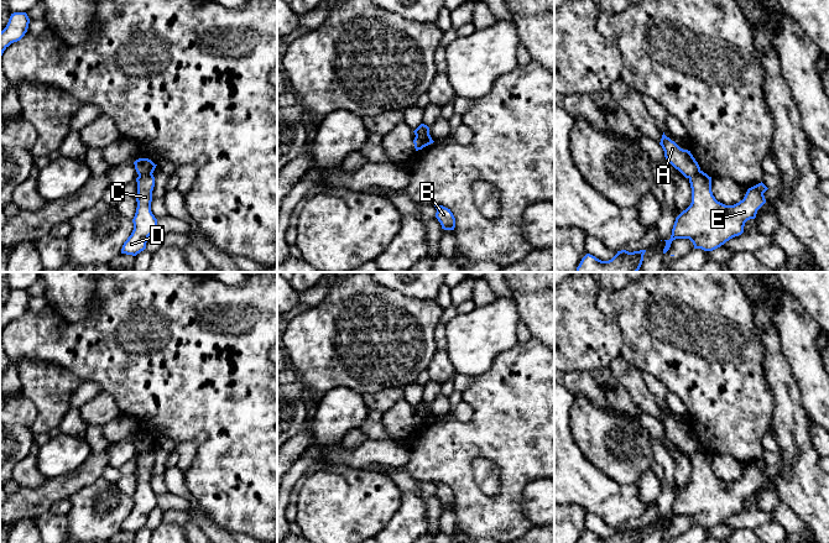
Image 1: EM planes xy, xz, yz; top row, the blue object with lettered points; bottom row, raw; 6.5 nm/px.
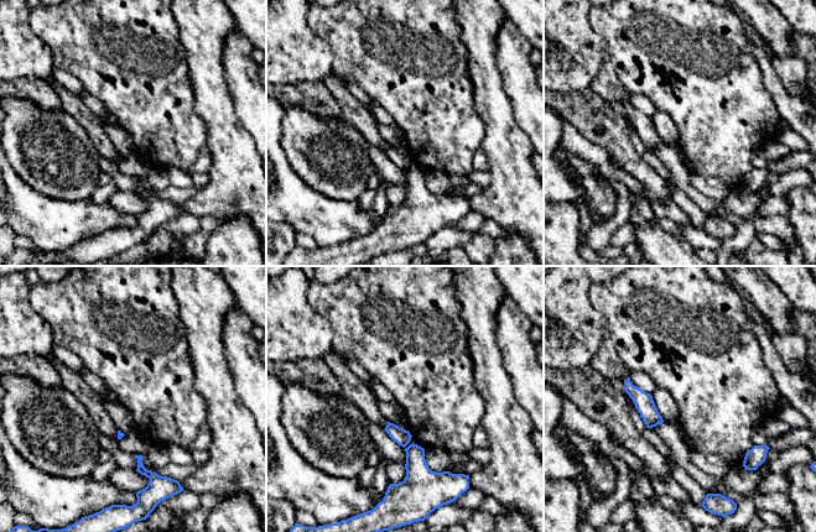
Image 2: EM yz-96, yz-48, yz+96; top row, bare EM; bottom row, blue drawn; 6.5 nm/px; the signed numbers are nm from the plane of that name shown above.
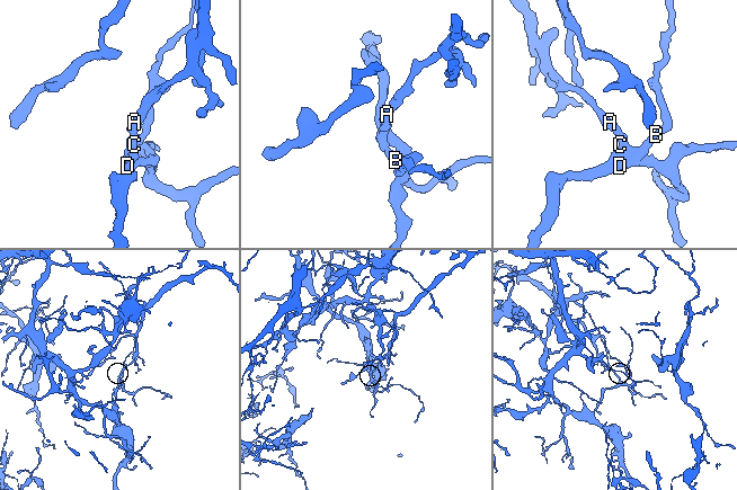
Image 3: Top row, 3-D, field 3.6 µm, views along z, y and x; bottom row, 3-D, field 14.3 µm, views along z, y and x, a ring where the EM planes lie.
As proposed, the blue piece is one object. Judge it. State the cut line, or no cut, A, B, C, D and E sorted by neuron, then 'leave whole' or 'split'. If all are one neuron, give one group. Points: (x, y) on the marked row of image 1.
xy (151, 172), (139, 176) | A / B C D E | split

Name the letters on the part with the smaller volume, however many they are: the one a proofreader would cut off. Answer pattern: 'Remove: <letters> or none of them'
Remove: A

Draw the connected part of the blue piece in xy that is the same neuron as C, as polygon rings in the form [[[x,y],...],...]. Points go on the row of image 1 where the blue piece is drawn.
[[[142,174],[136,178],[137,208],[132,219],[134,230],[124,242],[121,254],[136,256],[146,249],[148,236],[157,229],[157,219],[151,212],[152,190],[155,187],[153,174]]]

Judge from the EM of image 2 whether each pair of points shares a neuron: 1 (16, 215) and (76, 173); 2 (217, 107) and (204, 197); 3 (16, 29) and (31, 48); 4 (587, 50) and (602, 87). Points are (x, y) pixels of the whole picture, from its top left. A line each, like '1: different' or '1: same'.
1: different
2: same
3: same
4: different

